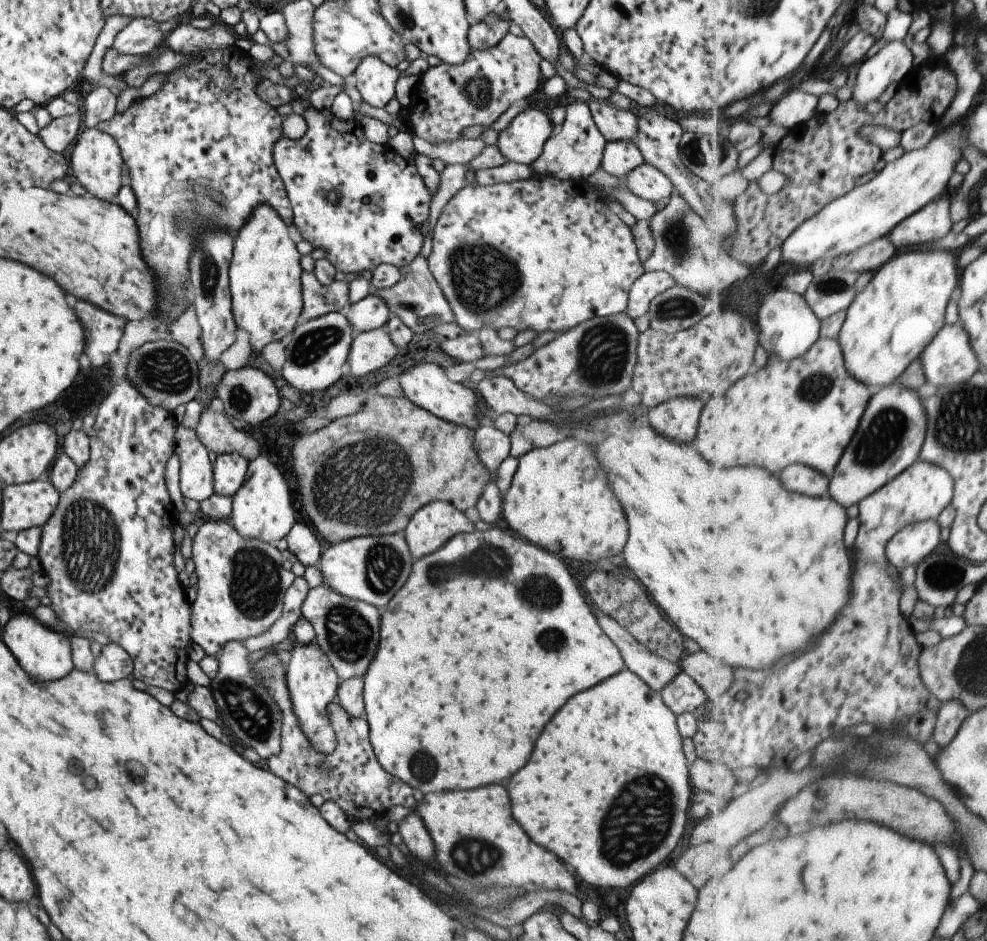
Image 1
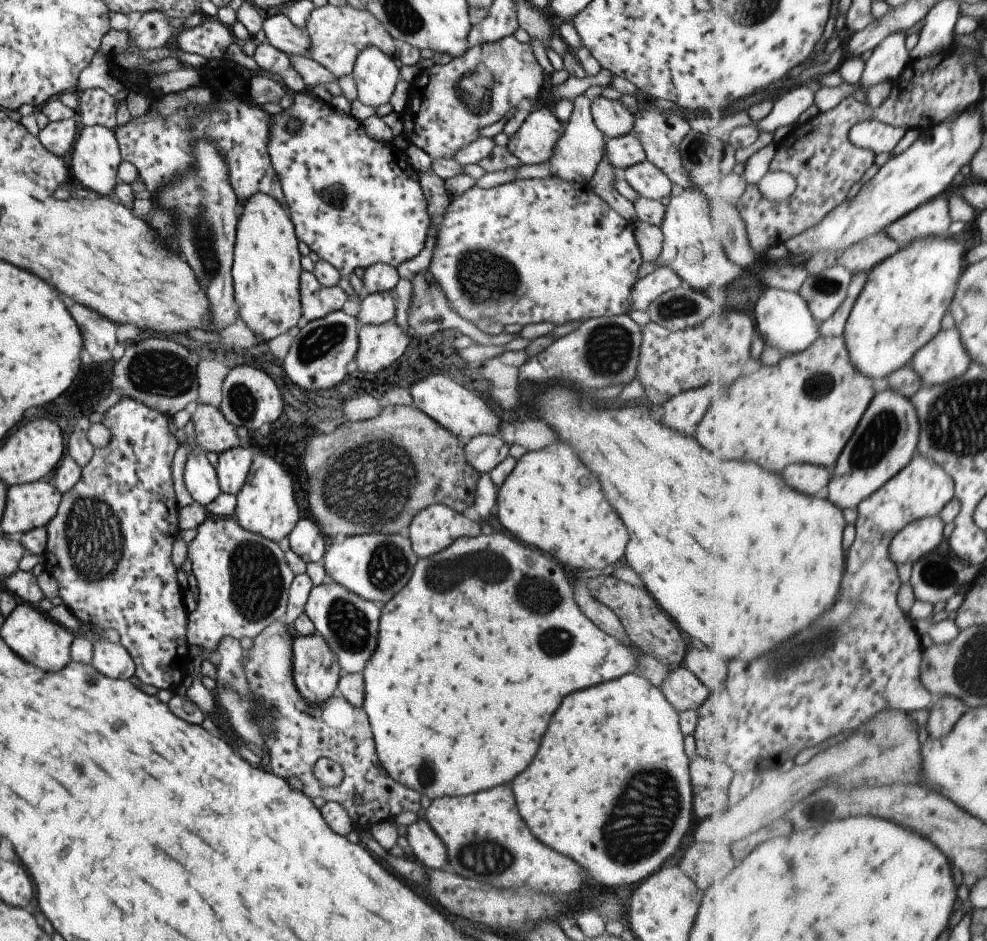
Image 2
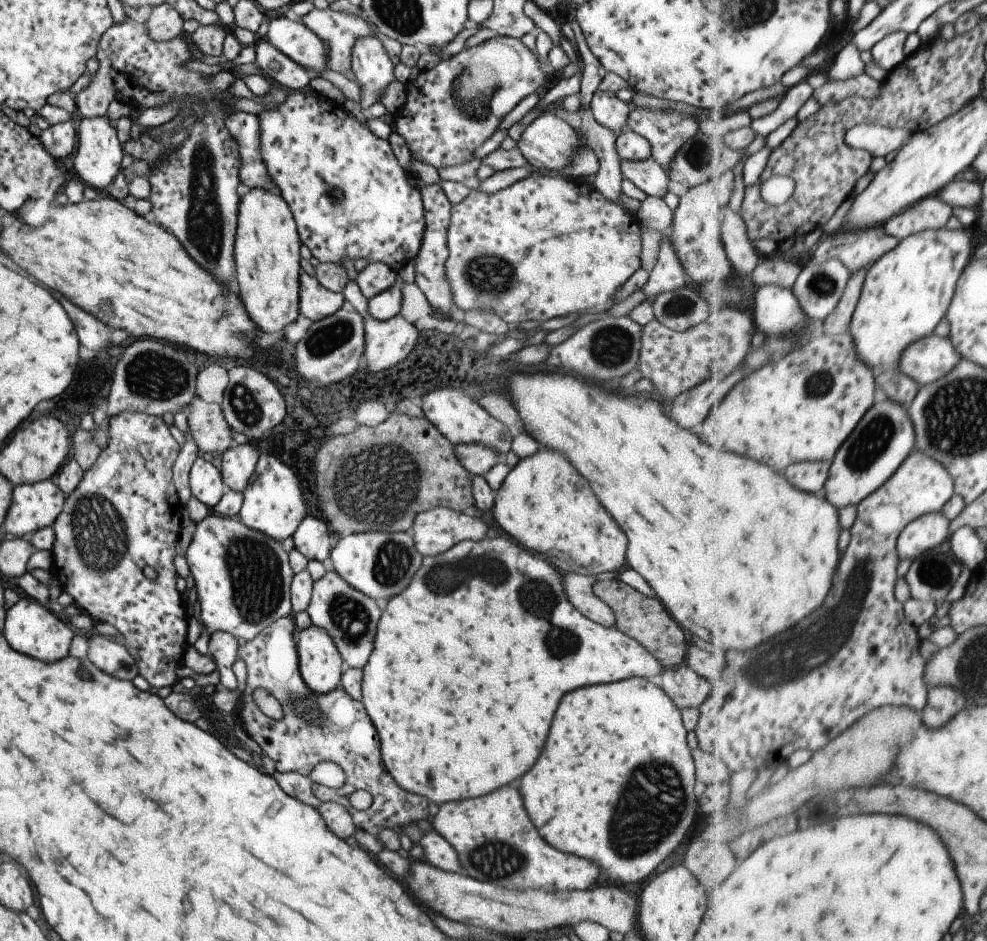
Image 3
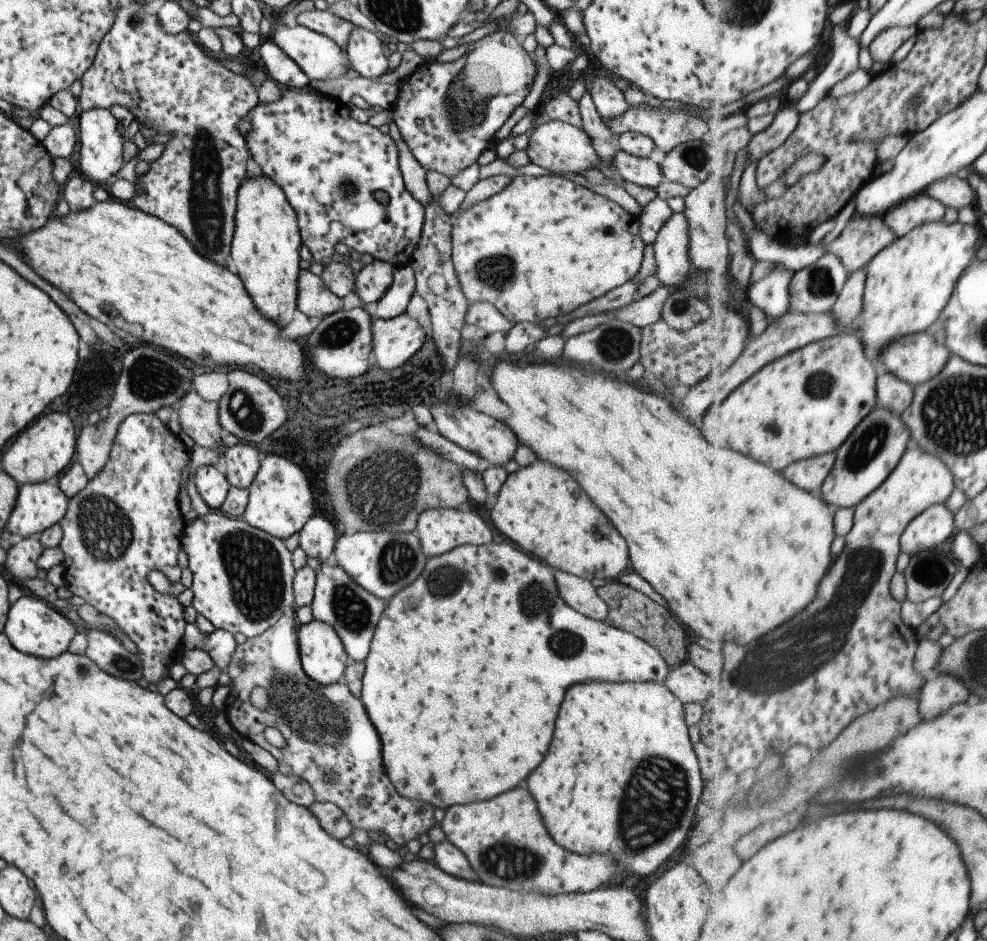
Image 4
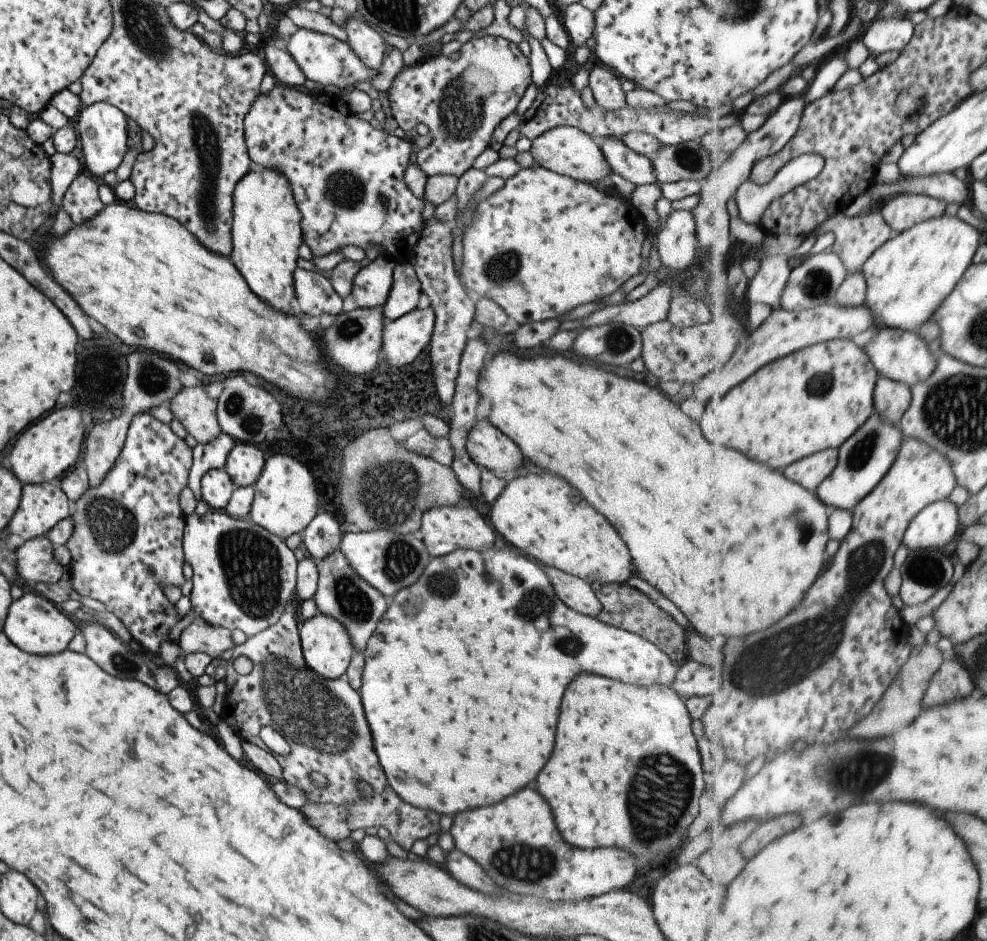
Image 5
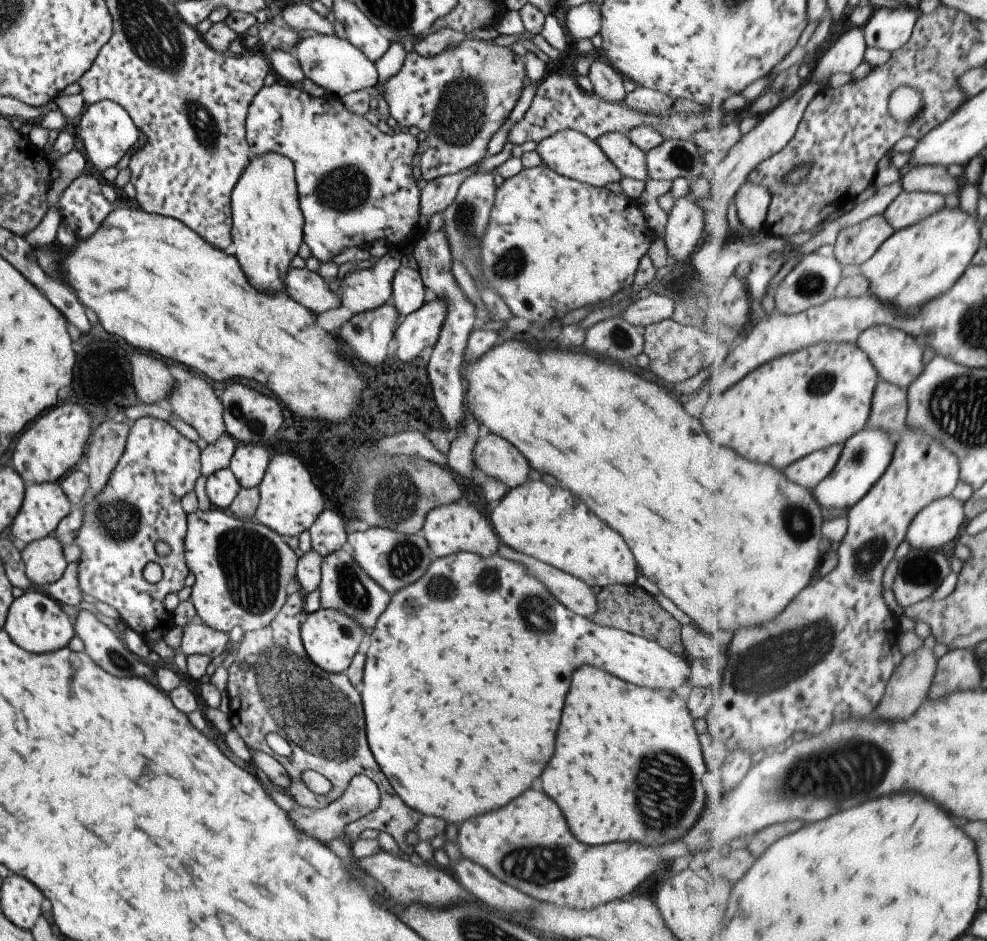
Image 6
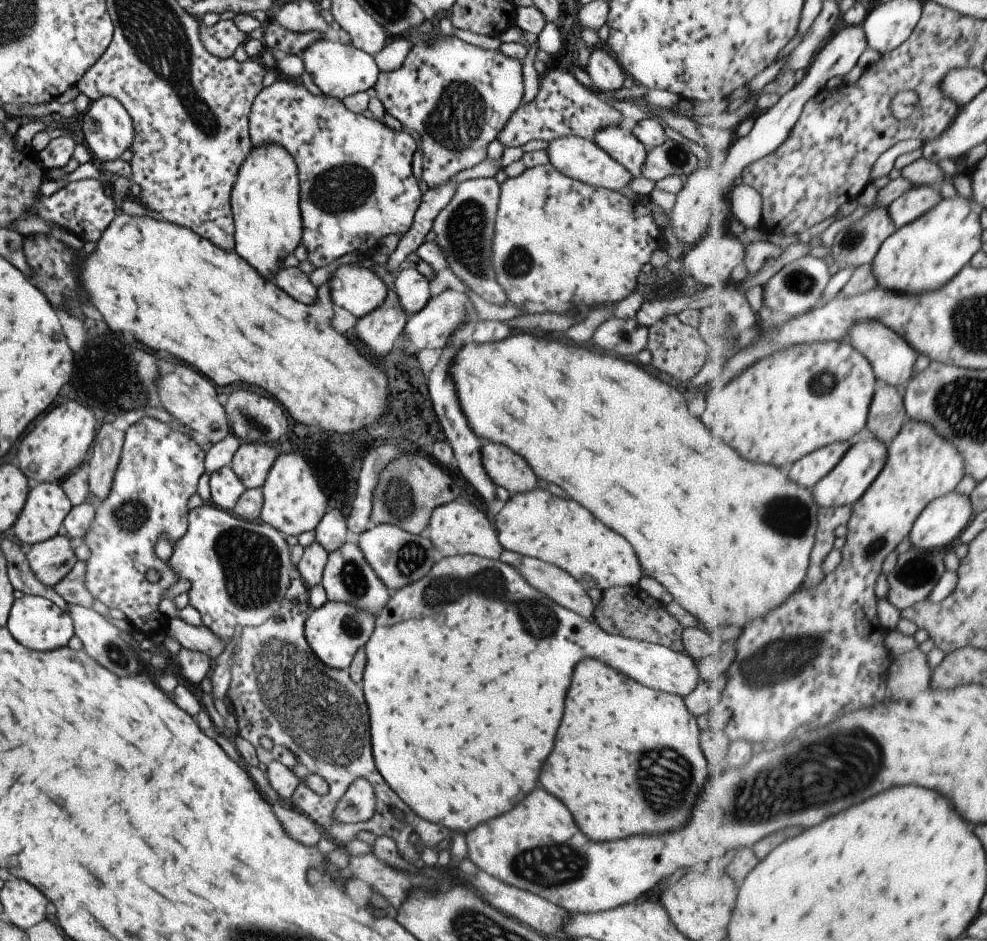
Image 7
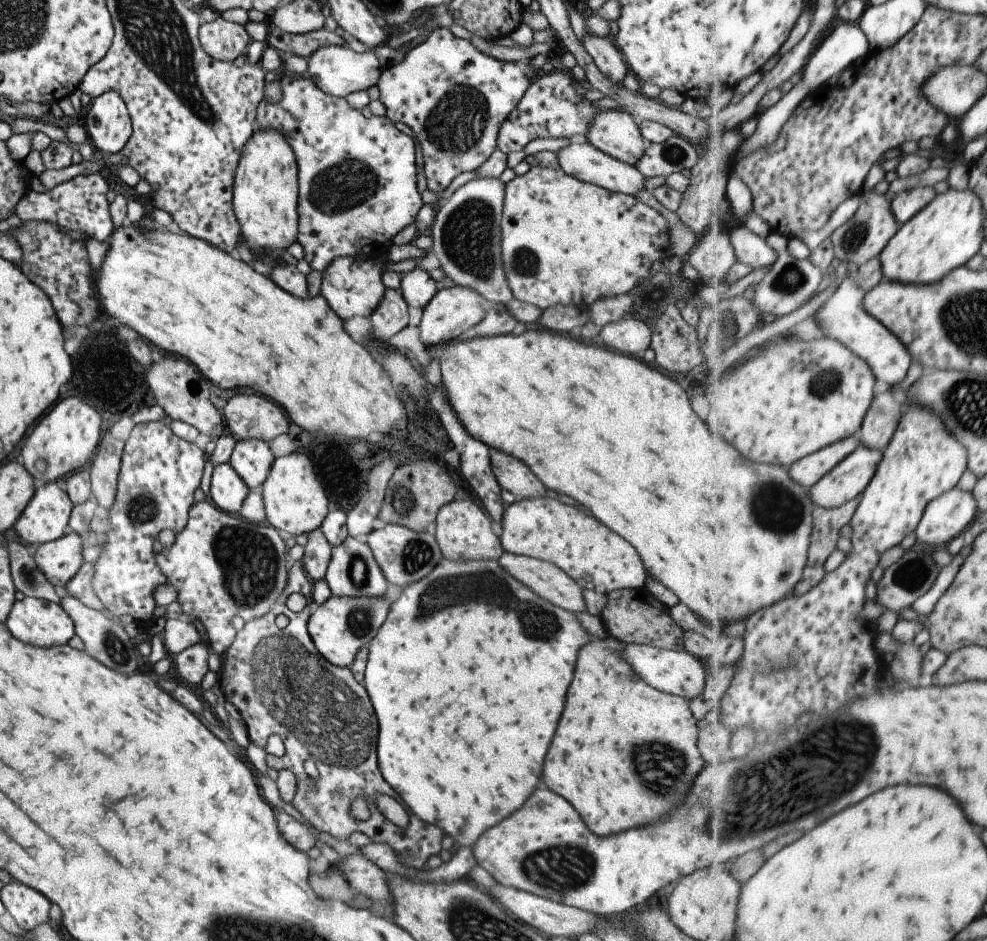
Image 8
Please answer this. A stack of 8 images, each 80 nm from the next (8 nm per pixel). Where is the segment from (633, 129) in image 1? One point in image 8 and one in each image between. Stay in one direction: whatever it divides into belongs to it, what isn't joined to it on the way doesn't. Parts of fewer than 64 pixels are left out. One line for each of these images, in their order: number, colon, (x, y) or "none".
2: (610, 117)
3: (609, 111)
4: (608, 101)
5: (605, 86)
6: (607, 84)
7: (606, 74)
8: (609, 61)

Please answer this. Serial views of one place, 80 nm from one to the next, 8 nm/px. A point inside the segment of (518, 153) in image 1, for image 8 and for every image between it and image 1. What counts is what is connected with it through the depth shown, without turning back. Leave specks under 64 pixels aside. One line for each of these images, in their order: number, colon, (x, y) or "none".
2: (532, 143)
3: (548, 142)
4: (558, 147)
5: (563, 150)
6: (569, 153)
7: (580, 159)
8: (583, 161)

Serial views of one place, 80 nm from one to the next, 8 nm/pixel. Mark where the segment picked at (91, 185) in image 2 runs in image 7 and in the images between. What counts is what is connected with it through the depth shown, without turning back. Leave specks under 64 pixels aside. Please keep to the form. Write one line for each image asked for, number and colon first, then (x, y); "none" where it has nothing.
3: (98, 158)
4: (100, 137)
5: (102, 129)
6: (106, 131)
7: (107, 129)

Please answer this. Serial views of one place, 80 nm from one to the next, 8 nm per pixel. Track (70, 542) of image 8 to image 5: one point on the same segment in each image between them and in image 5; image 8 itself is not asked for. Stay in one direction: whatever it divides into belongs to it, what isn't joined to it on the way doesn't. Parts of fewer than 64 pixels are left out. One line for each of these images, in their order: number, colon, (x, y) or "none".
5: (34, 563)
6: (44, 563)
7: (50, 560)

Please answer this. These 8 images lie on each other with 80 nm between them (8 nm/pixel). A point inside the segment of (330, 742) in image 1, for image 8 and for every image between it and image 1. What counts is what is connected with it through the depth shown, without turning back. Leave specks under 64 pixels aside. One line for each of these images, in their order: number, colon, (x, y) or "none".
2: (315, 671)
3: (320, 666)
4: (323, 660)
5: (326, 651)
6: (330, 638)
7: (335, 630)
8: (339, 627)

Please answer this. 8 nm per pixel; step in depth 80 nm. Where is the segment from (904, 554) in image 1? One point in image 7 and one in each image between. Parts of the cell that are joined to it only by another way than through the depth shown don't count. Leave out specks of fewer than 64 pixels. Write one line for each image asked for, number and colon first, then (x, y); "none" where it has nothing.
2: (919, 538)
3: (930, 530)
4: (936, 525)
5: (939, 523)
6: (941, 522)
7: (946, 517)

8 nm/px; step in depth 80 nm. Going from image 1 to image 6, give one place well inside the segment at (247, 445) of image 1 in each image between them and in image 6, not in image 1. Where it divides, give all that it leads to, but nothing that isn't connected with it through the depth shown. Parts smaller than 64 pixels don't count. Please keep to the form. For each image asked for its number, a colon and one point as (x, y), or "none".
2: (213, 433)
3: (205, 422)
4: (199, 420)
5: (196, 412)
6: (192, 401)

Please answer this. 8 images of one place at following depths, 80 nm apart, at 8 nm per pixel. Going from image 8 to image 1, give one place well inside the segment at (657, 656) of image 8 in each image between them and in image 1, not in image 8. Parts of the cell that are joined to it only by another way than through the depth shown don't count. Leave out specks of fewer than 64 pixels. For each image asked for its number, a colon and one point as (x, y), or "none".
1: (461, 685)
2: (463, 680)
3: (461, 683)
4: (461, 716)
5: (462, 678)
6: (464, 677)
7: (470, 653)

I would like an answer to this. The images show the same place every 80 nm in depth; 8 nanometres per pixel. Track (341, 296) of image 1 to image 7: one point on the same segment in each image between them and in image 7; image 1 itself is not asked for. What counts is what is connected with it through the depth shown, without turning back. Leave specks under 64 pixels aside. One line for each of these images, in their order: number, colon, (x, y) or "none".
2: (316, 301)
3: (314, 302)
4: (313, 300)
5: (314, 296)
6: (303, 286)
7: (291, 280)

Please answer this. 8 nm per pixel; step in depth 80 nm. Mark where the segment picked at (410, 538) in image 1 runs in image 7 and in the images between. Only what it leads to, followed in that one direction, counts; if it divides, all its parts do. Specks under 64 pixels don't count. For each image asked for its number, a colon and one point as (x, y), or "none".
2: (435, 527)
3: (435, 530)
4: (438, 530)
5: (444, 529)
6: (448, 529)
7: (455, 528)

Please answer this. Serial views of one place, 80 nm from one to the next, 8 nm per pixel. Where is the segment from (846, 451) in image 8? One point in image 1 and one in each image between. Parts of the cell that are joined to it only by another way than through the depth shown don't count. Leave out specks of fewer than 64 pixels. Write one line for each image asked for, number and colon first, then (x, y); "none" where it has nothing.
1: (799, 478)
2: (811, 479)
3: (810, 476)
4: (810, 474)
5: (811, 471)
6: (815, 467)
7: (808, 471)

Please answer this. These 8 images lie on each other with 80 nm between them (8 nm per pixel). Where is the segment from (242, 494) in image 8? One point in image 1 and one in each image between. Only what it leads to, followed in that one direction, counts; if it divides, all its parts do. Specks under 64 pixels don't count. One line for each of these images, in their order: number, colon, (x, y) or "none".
1: (195, 479)
2: (200, 480)
3: (205, 482)
4: (210, 484)
5: (215, 485)
6: (221, 487)
7: (225, 488)

